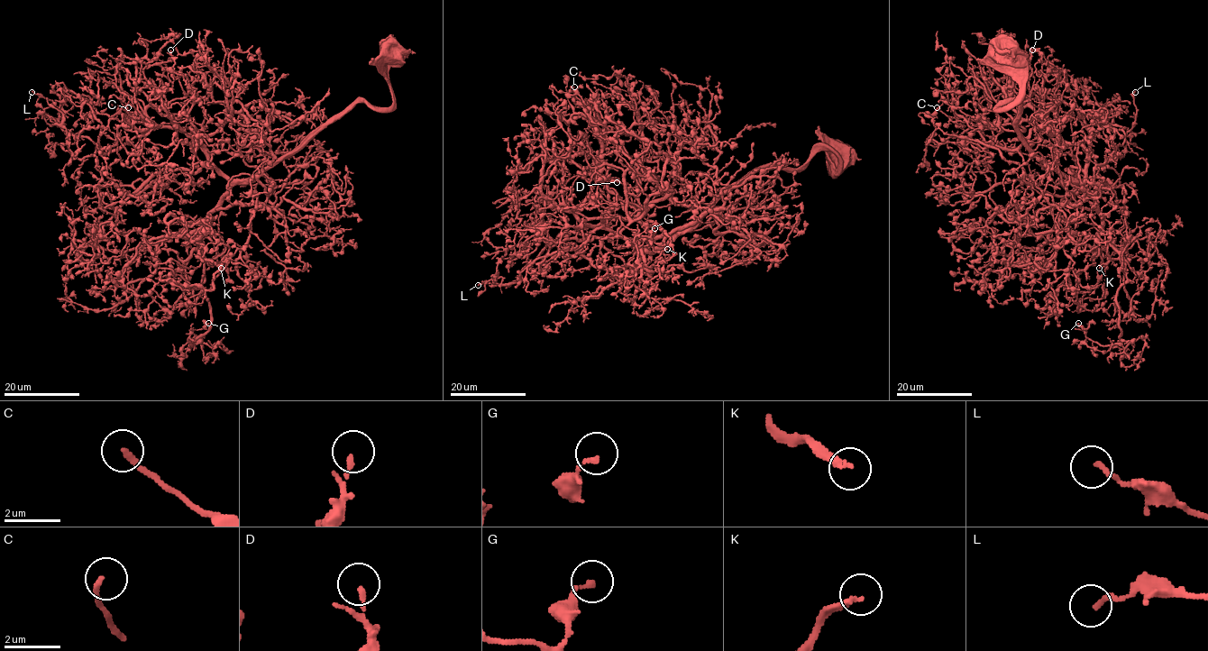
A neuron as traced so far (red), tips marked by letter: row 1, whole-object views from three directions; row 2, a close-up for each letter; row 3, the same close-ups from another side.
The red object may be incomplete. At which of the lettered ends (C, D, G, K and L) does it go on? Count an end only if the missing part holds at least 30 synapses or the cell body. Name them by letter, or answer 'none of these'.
C, K

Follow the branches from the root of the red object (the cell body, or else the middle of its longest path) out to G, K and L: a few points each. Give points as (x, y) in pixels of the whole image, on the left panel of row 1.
G: (388, 50), (389, 106), (358, 102), (335, 114), (240, 179), (196, 230), (211, 327), (191, 345), (208, 323)
K: (388, 50), (389, 106), (358, 102), (335, 114), (291, 152), (240, 179), (196, 230), (197, 250), (221, 268)
L: (388, 50), (389, 106), (358, 102), (246, 178), (190, 135), (122, 114), (73, 135), (32, 92)

